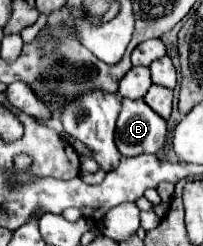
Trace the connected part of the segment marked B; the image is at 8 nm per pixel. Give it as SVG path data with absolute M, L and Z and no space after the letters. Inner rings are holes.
M122 99L116 123L116 147L124 157L156 153L166 143L166 121L142 99Z

